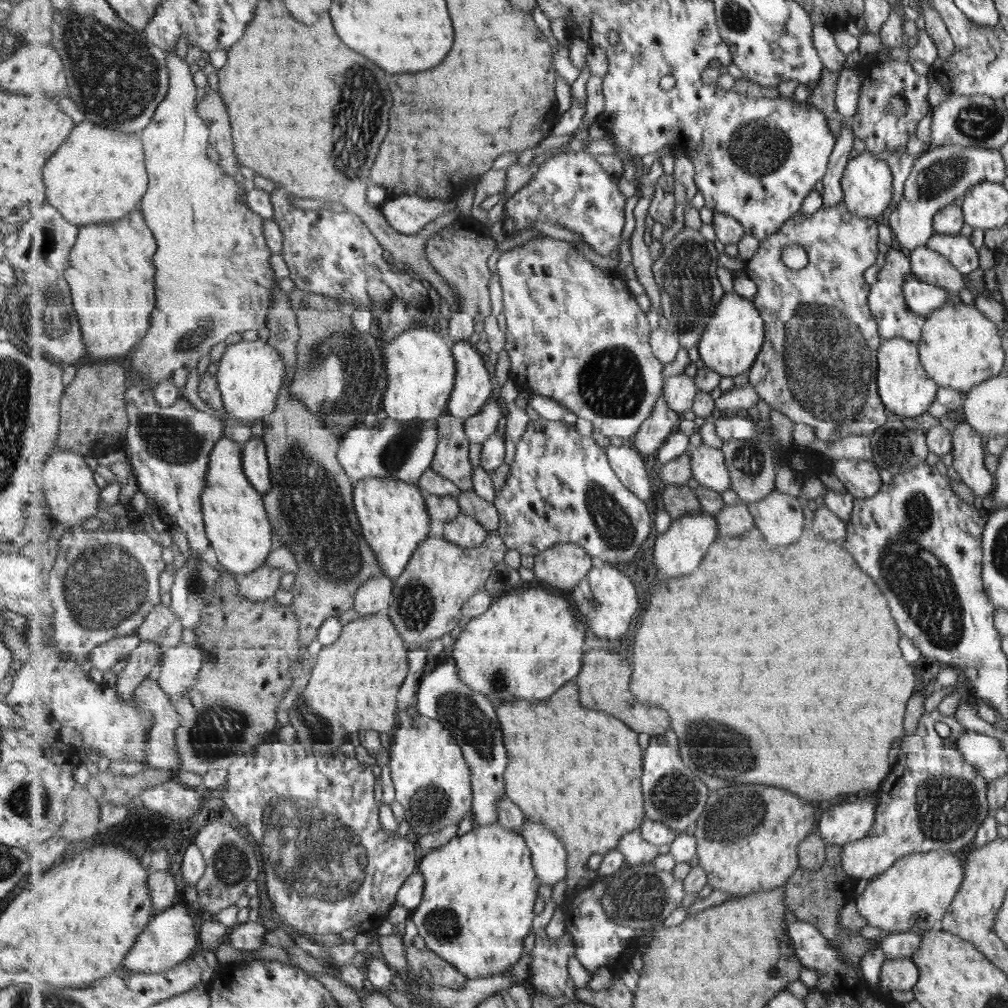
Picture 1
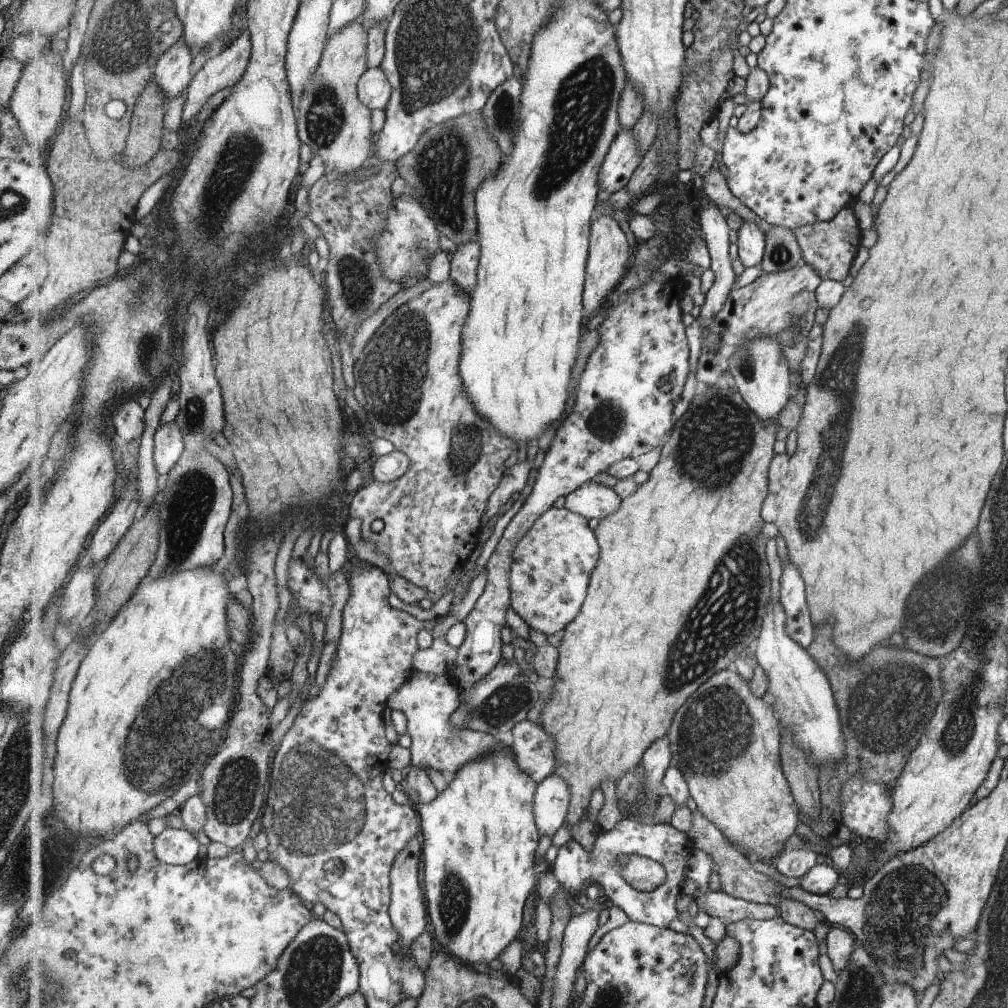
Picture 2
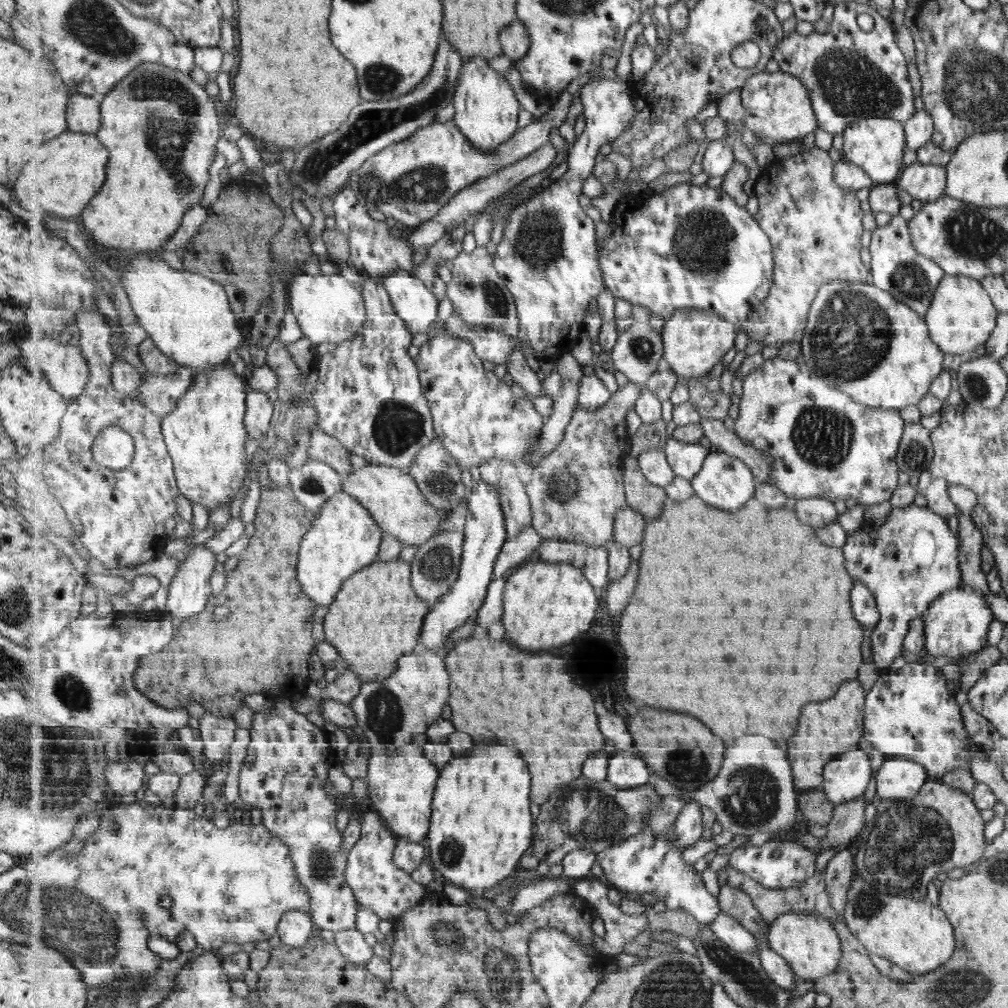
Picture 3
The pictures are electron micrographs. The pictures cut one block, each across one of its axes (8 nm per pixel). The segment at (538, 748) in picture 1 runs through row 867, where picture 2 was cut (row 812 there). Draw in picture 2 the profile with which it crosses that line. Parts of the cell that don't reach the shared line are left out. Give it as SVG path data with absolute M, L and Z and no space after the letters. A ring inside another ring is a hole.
M724 382L715 385L715 387L702 387L701 393L698 391L698 394L694 396L694 399L689 404L686 412L676 422L669 440L662 448L660 461L652 470L647 482L640 486L639 490L637 490L637 493L634 496L631 496L631 498L623 501L623 505L621 506L619 512L609 516L606 520L601 521L599 526L596 528L595 532L601 549L598 567L595 568L595 571L590 577L590 588L588 589L588 596L586 597L586 603L583 604L582 612L566 627L564 630L564 637L562 638L561 644L558 647L558 670L553 679L554 693L550 699L547 699L546 702L542 701L540 705L542 720L541 724L550 736L554 736L554 740L557 742L556 756L558 757L558 764L555 773L567 782L571 792L572 798L570 801L570 808L568 810L568 816L571 821L581 820L586 817L587 810L589 810L589 806L591 806L591 796L593 796L593 792L595 792L595 790L602 789L603 782L611 780L617 784L617 782L621 781L628 773L635 773L644 761L644 755L647 753L647 750L657 740L668 736L670 729L674 724L674 719L677 712L687 703L687 700L690 700L689 696L691 696L693 692L697 692L697 690L699 690L699 688L701 688L701 686L703 686L703 684L705 684L711 676L715 676L717 672L721 672L723 668L727 668L727 666L729 666L729 662L733 662L733 660L735 660L741 652L745 652L747 646L749 646L751 642L758 641L767 613L766 609L770 606L771 570L769 570L769 562L767 562L767 538L762 534L762 525L764 522L763 518L761 518L761 506L763 506L763 502L765 502L765 497L767 494L770 493L770 465L776 456L773 446L775 446L775 442L777 442L783 434L780 427L777 425L777 422L763 423L755 415L755 412L751 410L750 406L747 405L747 402L743 399L743 396L738 390L731 390L731 388L728 388Z

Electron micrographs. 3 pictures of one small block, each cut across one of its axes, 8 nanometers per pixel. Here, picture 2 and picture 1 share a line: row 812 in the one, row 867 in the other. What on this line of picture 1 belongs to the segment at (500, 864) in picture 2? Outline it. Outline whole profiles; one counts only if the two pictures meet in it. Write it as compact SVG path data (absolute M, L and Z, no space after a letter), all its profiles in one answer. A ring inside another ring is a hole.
M500 824L474 827L428 852L421 858L417 872L425 878L426 888L421 904L410 912L410 918L427 947L469 979L504 974L519 962L523 956L523 940L533 928L540 886L530 846L522 834Z

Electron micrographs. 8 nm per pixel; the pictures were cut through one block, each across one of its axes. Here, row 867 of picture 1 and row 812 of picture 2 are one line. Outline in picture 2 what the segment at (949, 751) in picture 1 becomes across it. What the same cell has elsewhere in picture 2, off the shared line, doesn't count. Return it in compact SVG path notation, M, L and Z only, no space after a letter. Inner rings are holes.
M863 776L849 780L843 788L844 825L861 836L885 842L890 830L887 816L893 807L889 787L874 784Z

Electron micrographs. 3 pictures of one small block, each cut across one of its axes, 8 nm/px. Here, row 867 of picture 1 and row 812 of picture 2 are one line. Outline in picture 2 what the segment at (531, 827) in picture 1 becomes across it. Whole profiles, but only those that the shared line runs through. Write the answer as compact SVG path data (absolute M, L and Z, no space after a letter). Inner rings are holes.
M554 773L538 783L534 798L535 820L539 832L545 836L555 836L559 828L569 819L571 792L567 782Z

